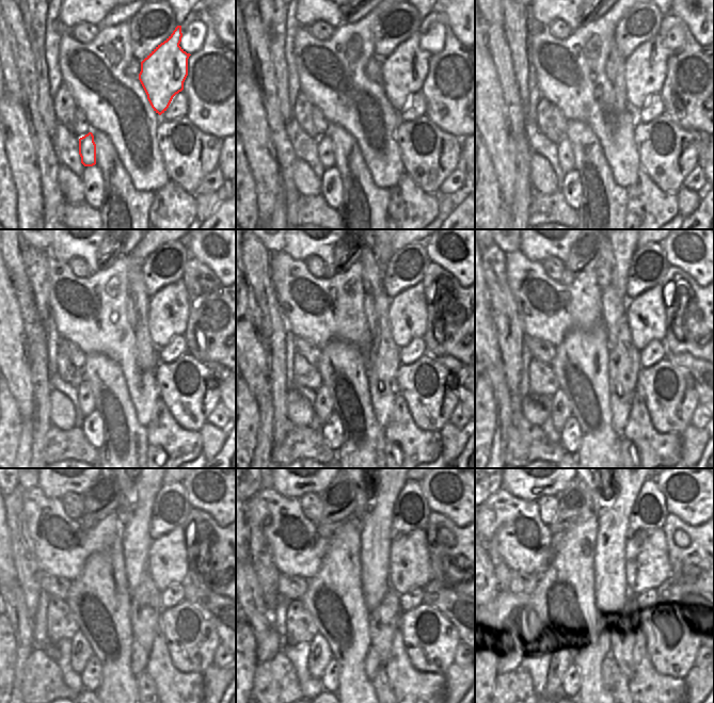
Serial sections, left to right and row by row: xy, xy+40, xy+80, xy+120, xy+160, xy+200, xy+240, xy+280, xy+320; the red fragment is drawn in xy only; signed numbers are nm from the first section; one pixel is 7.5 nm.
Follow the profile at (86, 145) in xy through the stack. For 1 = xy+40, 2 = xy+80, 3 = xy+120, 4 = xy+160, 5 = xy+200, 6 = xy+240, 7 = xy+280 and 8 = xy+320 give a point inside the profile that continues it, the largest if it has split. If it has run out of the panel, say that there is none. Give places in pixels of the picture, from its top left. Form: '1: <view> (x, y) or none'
1: xy+40 (326, 153)
2: xy+80 (565, 155)
3: xy+120 (86, 404)
4: xy+160 (324, 409)
5: xy+200 (559, 414)
6: xy+240 (80, 655)
7: xy+280 (319, 656)
8: xy+320 (558, 656)

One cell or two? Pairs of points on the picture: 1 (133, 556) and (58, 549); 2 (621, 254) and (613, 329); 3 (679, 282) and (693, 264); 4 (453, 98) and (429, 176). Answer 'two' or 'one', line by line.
1: two
2: one
3: two
4: two

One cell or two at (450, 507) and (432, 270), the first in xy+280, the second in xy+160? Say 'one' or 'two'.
two

